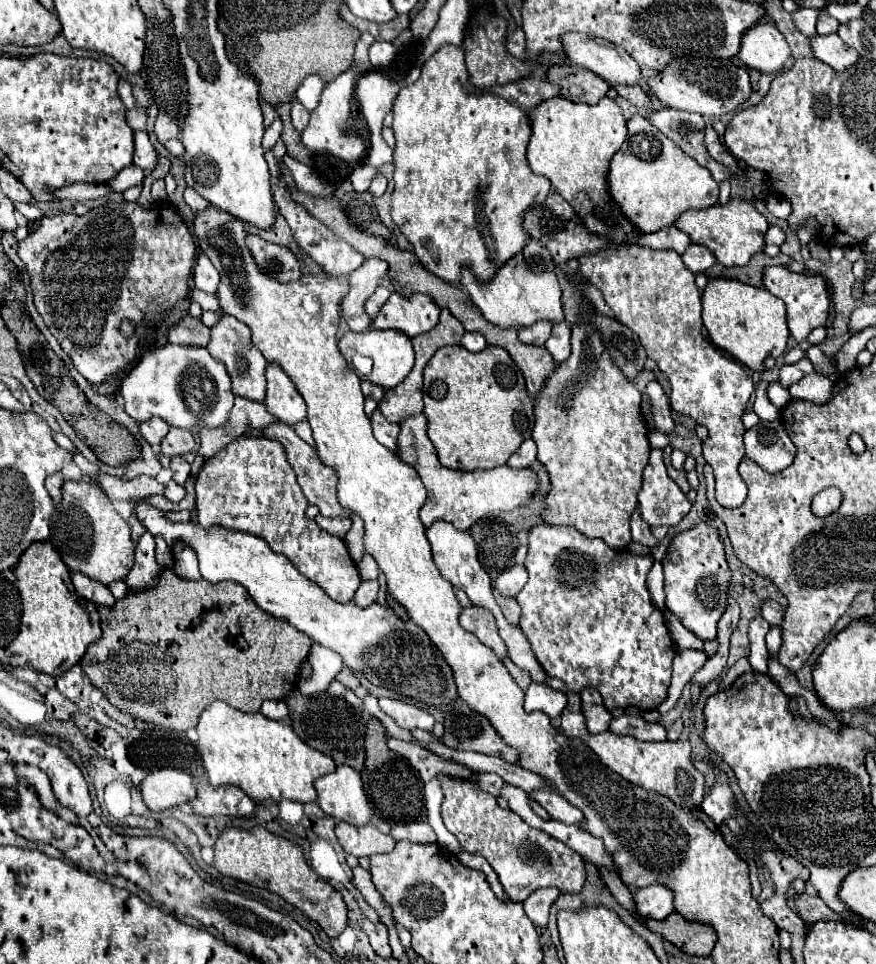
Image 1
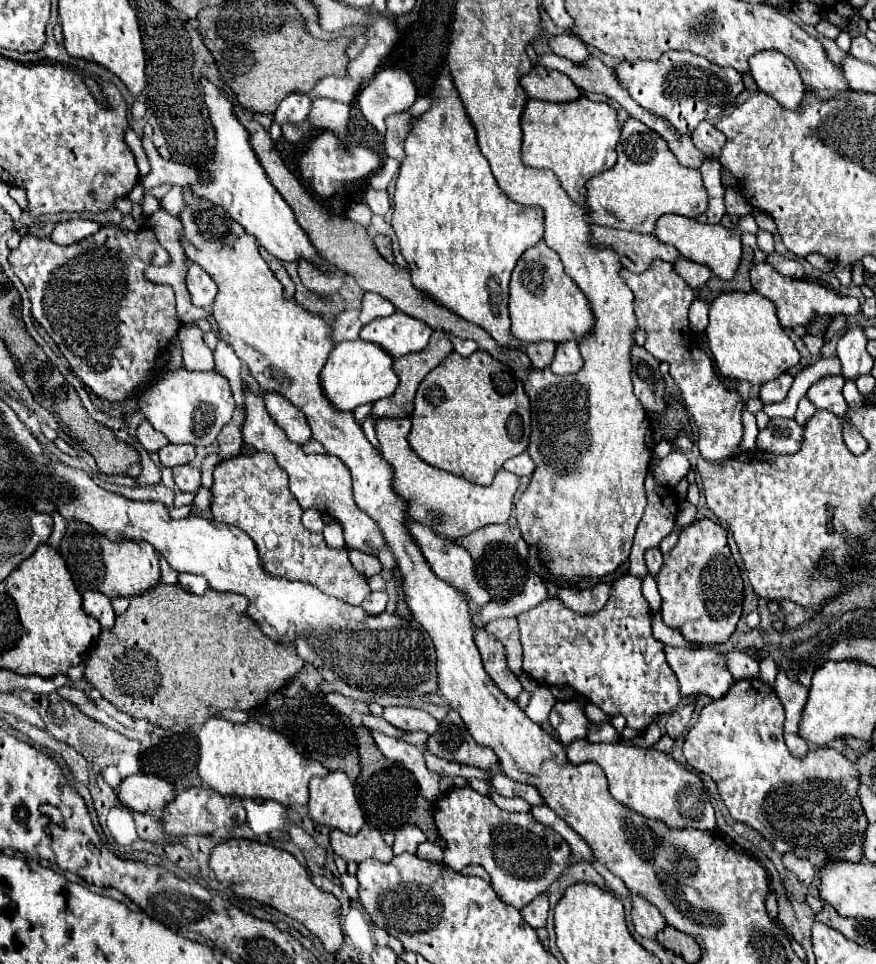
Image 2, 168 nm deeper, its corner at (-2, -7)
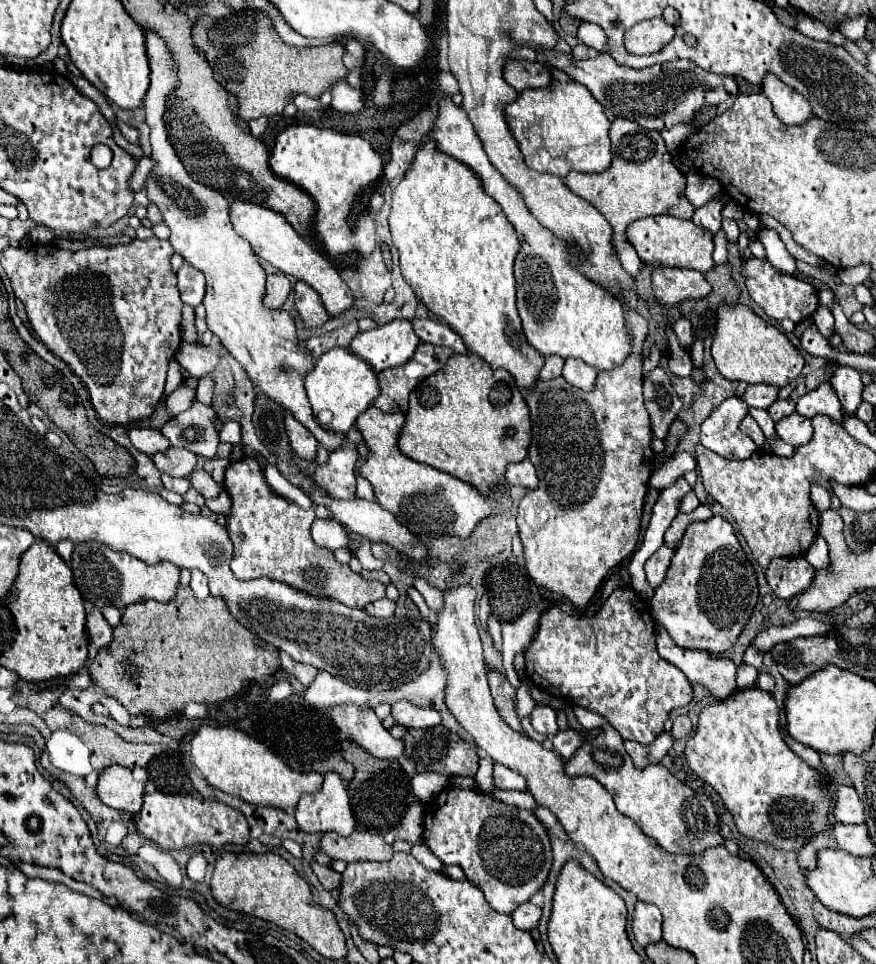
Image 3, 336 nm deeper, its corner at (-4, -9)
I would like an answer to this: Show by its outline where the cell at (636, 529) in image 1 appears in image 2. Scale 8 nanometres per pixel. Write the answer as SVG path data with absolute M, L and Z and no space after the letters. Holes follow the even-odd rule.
M648 549L648 553L644 555L646 557L646 565L648 565L648 573L650 575L658 575L660 567L662 567L662 553L660 549Z

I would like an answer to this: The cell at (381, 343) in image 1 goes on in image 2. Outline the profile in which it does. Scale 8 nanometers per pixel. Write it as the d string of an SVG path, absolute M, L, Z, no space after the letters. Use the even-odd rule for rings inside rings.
M342 341L332 351L320 373L322 389L328 401L340 411L354 411L364 403L374 403L378 399L390 397L396 391L398 377L392 369L392 355L384 353L380 345L372 345L370 341Z

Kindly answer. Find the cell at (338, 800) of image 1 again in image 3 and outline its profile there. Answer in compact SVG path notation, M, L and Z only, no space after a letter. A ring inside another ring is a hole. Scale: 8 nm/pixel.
M336 773L324 775L324 785L314 795L302 795L296 805L296 823L306 833L336 831L346 837L354 831L350 799L342 779Z

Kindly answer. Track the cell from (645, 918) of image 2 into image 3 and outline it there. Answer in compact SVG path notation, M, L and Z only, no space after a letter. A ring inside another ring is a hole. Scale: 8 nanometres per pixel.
M642 901L636 903L632 933L642 947L662 941L662 915L656 905L646 905Z

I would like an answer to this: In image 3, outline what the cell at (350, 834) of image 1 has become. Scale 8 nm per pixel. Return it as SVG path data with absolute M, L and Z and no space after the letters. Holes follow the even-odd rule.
M354 831L348 837L340 837L338 833L324 833L320 839L320 851L324 851L330 859L342 859L346 863L352 861L390 861L392 847L382 839L382 835L370 831Z

